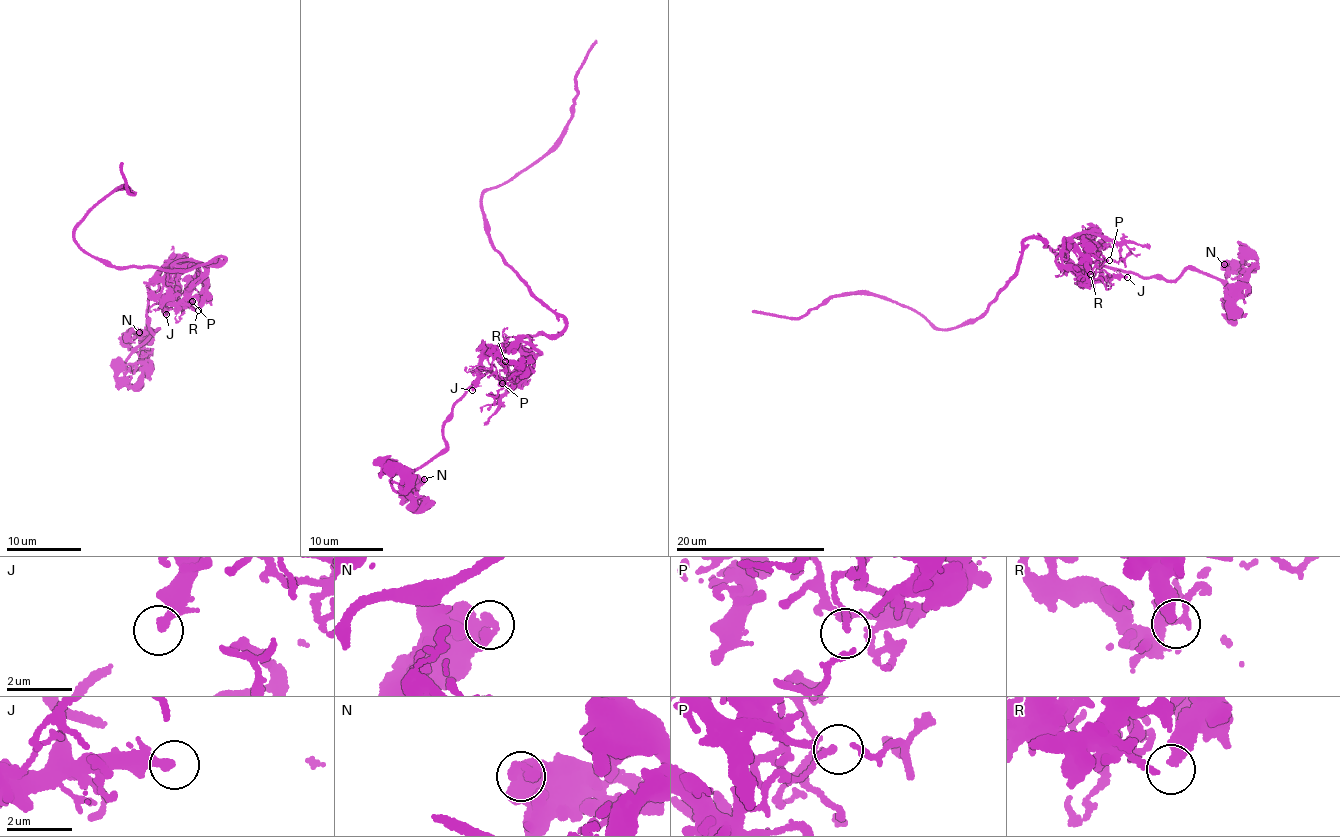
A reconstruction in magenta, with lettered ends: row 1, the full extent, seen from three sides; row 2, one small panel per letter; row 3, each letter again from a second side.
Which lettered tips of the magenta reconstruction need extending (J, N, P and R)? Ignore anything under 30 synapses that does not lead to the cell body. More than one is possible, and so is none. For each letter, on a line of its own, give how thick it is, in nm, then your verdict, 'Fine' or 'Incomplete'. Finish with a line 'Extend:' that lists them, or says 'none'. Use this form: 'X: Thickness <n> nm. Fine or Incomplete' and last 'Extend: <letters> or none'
J: Thickness 280 nm. Incomplete
N: Thickness 320 nm. Fine
P: Thickness 110 nm. Fine
R: Thickness 420 nm. Fine
Extend: J

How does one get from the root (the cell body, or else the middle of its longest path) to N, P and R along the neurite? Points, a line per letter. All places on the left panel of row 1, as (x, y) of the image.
N: (213, 260), (158, 269), (157, 330), (129, 369), (139, 332)
P: (213, 260), (175, 264), (197, 265), (186, 300), (192, 301)
R: (213, 260), (224, 258), (208, 266), (188, 259), (175, 264), (195, 267), (203, 277), (198, 310)

